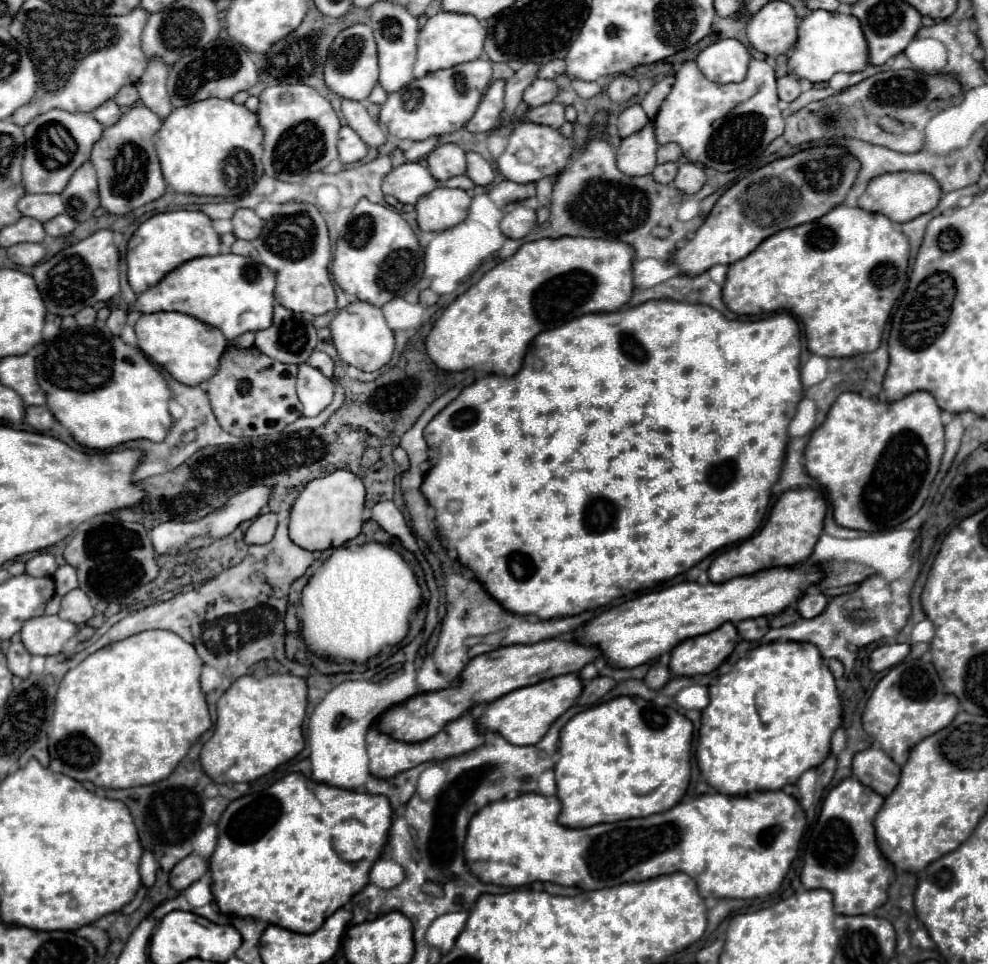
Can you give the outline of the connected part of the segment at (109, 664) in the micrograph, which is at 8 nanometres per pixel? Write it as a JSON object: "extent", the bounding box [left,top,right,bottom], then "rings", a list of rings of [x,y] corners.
{"extent":[48,629,212,789],"rings":[[[162,629],[142,631],[88,655],[78,667],[64,675],[58,687],[48,731],[50,769],[76,781],[92,781],[106,789],[128,789],[166,779],[192,743],[212,727],[206,697],[198,683],[200,669],[202,659],[196,649],[176,633]]]}

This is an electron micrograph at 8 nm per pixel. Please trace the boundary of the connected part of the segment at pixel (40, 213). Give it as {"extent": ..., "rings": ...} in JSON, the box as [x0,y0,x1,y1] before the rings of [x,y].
{"extent":[18,195,64,223],"rings":[[[24,195],[18,203],[18,209],[24,217],[38,219],[40,223],[46,223],[64,213],[60,195]]]}

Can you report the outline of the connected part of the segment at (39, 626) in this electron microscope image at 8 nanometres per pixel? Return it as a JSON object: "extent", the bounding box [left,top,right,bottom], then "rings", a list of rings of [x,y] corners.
{"extent":[20,615,78,655],"rings":[[[42,615],[24,621],[20,639],[30,655],[58,655],[62,647],[76,635],[78,627],[58,615]]]}

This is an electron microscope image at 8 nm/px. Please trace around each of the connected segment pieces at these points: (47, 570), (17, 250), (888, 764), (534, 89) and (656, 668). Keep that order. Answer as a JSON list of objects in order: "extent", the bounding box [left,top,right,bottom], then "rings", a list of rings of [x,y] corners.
[{"extent":[26,553,58,577],"rings":[[[38,553],[26,561],[26,573],[34,577],[52,577],[56,569],[58,565],[50,553]]]},{"extent":[6,243,46,267],"rings":[[[18,243],[6,249],[6,255],[12,263],[22,265],[22,267],[32,267],[36,263],[40,263],[46,255],[44,247],[40,243]]]},{"extent":[852,747,900,797],"rings":[[[870,747],[856,753],[852,773],[858,777],[858,781],[862,781],[862,785],[886,797],[898,783],[900,767],[890,757],[886,757],[884,751]]]},{"extent":[524,79,560,107],"rings":[[[536,79],[526,91],[524,91],[524,103],[528,107],[538,107],[544,103],[554,101],[554,97],[558,95],[560,87],[556,85],[554,79]]]},{"extent":[644,663,670,689],"rings":[[[654,663],[654,665],[648,669],[648,673],[646,673],[646,677],[644,677],[644,683],[646,683],[650,689],[662,689],[668,679],[670,679],[668,667],[662,665],[662,663]]]}]

